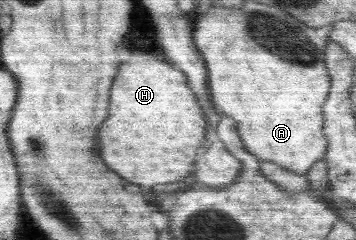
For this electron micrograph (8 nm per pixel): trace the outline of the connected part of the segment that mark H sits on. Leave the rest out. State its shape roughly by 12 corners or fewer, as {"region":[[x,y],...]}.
{"region":[[133,49],[97,146],[148,192],[192,181],[208,124],[184,72]]}

